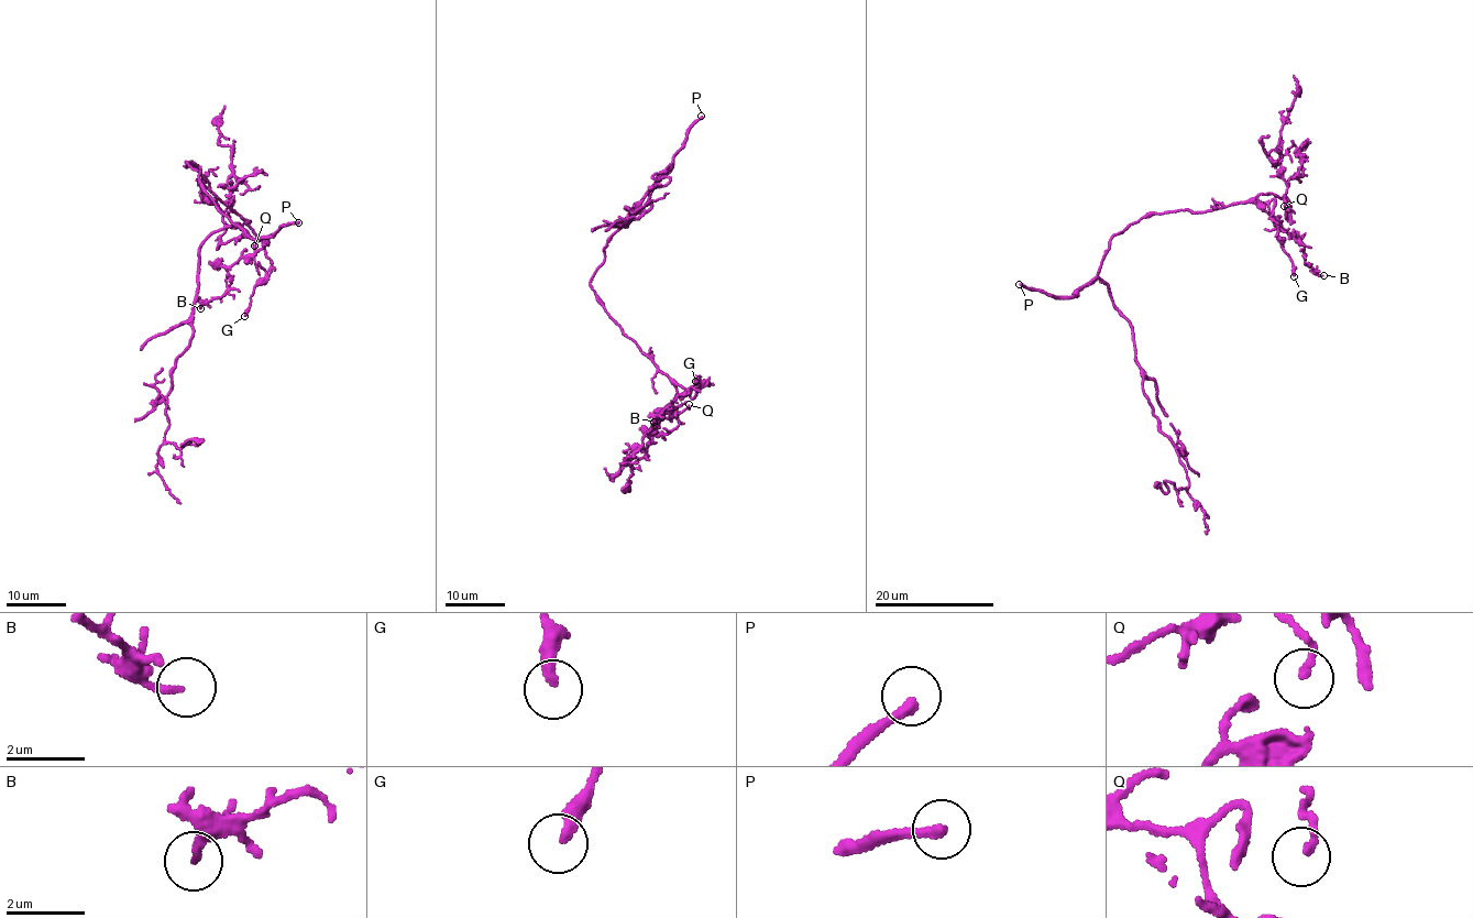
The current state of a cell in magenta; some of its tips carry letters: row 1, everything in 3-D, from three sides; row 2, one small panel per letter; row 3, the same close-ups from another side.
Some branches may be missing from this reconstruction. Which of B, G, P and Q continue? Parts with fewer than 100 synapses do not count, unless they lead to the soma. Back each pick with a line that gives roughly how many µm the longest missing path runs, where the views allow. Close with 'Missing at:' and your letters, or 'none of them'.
P: 50 µm
Missing at: P

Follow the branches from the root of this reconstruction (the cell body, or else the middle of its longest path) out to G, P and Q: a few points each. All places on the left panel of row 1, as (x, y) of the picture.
G: (206, 195), (199, 172), (185, 162), (248, 221), (271, 264), (244, 316)
P: (206, 195), (217, 210), (244, 231), (244, 235), (257, 240), (261, 236), (272, 236), (281, 225), (298, 222)
Q: (206, 195), (199, 172), (185, 162), (219, 200), (250, 220), (229, 226), (221, 242), (245, 233), (254, 246)

